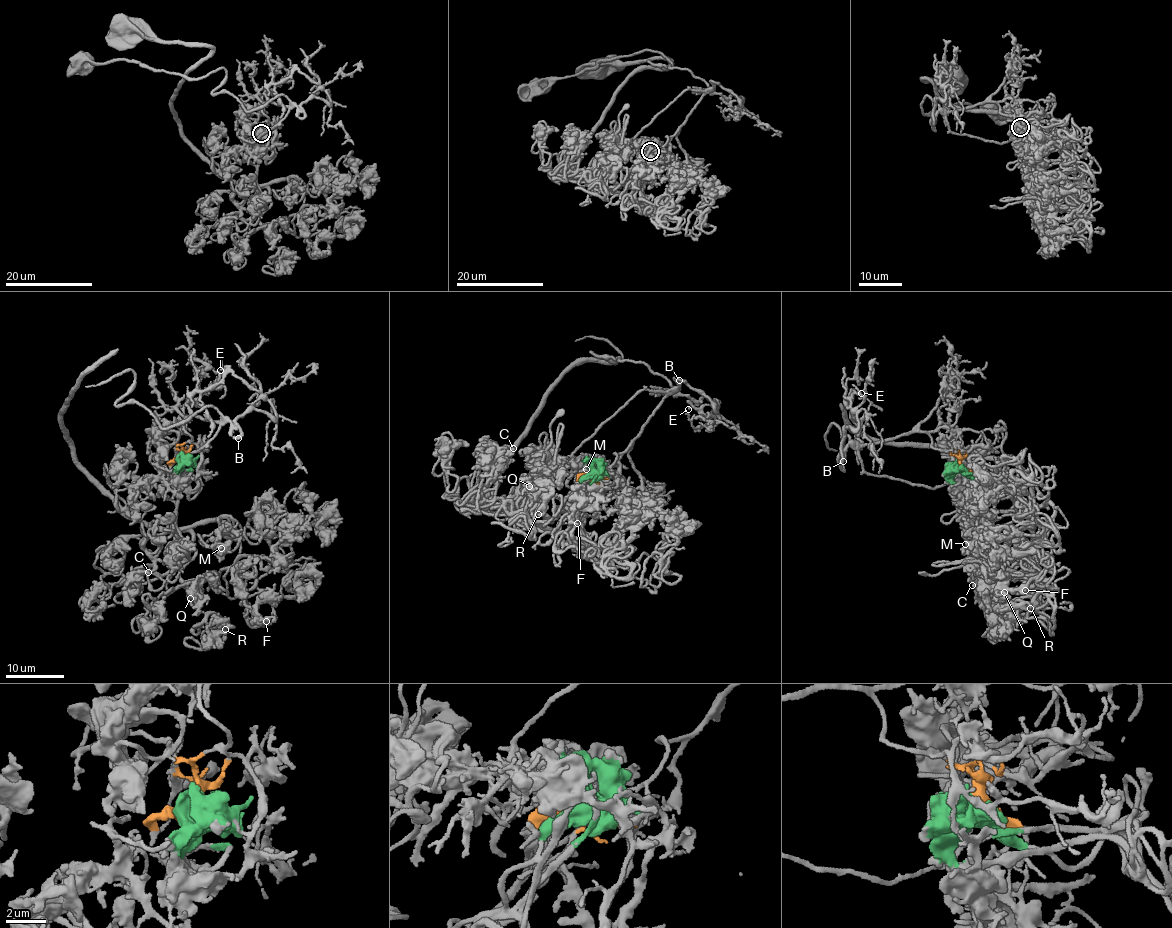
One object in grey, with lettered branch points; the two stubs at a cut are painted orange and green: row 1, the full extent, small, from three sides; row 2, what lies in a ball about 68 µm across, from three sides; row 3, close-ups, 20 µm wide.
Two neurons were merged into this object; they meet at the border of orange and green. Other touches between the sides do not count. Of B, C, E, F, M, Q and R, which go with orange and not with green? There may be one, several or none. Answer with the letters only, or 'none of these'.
B, E

